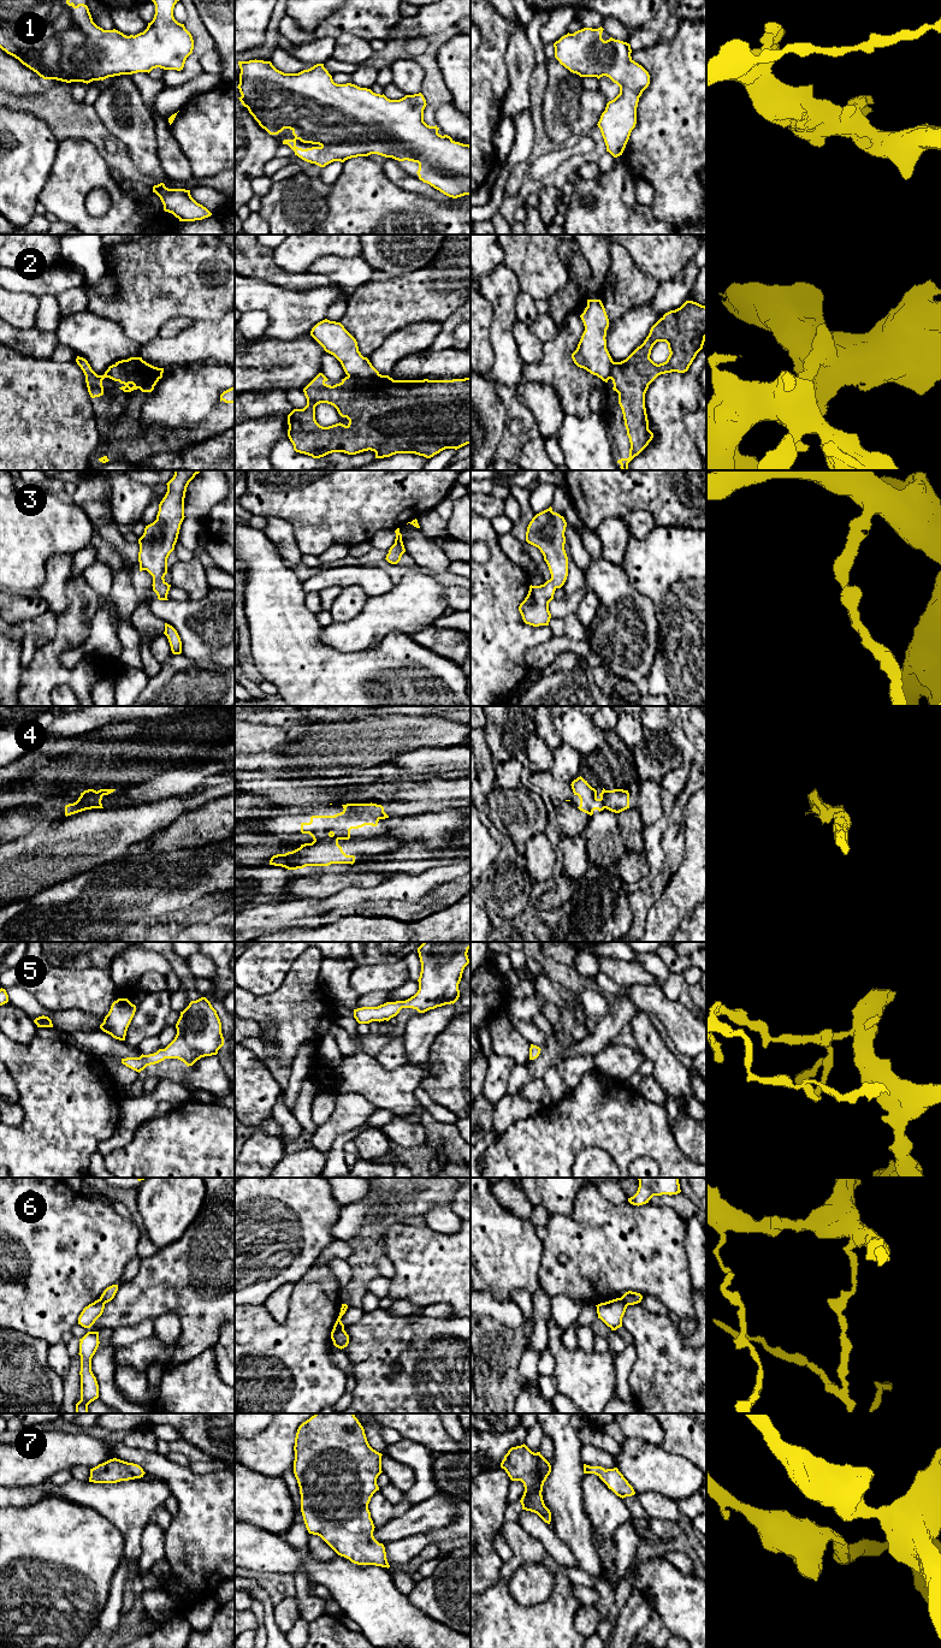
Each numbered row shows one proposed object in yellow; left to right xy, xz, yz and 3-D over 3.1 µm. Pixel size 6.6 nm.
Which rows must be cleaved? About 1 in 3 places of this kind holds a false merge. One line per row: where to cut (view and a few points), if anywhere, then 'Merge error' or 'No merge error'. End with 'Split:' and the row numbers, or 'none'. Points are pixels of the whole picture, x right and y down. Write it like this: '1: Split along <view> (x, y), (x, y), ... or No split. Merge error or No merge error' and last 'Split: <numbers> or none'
1: No split. No merge error
2: Split along xz (379, 374), (348, 377). Merge error
3: No split. No merge error
4: Split along xz (314, 839), (337, 840). Merge error
5: No split. No merge error
6: Split along xz (343, 1327), (332, 1339). Merge error
7: No split. No merge error
Split: 2, 4, 6

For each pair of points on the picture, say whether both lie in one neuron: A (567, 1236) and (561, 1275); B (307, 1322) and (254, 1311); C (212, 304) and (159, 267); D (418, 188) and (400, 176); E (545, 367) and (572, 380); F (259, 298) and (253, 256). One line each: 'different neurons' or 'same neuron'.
A: same neuron
B: same neuron
C: same neuron
D: same neuron
E: same neuron
F: different neurons

